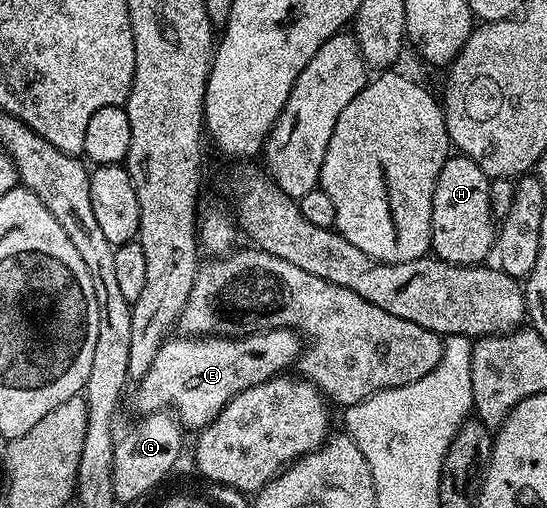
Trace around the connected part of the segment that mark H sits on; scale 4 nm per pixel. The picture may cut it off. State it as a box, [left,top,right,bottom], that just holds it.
[431,153,498,267]

